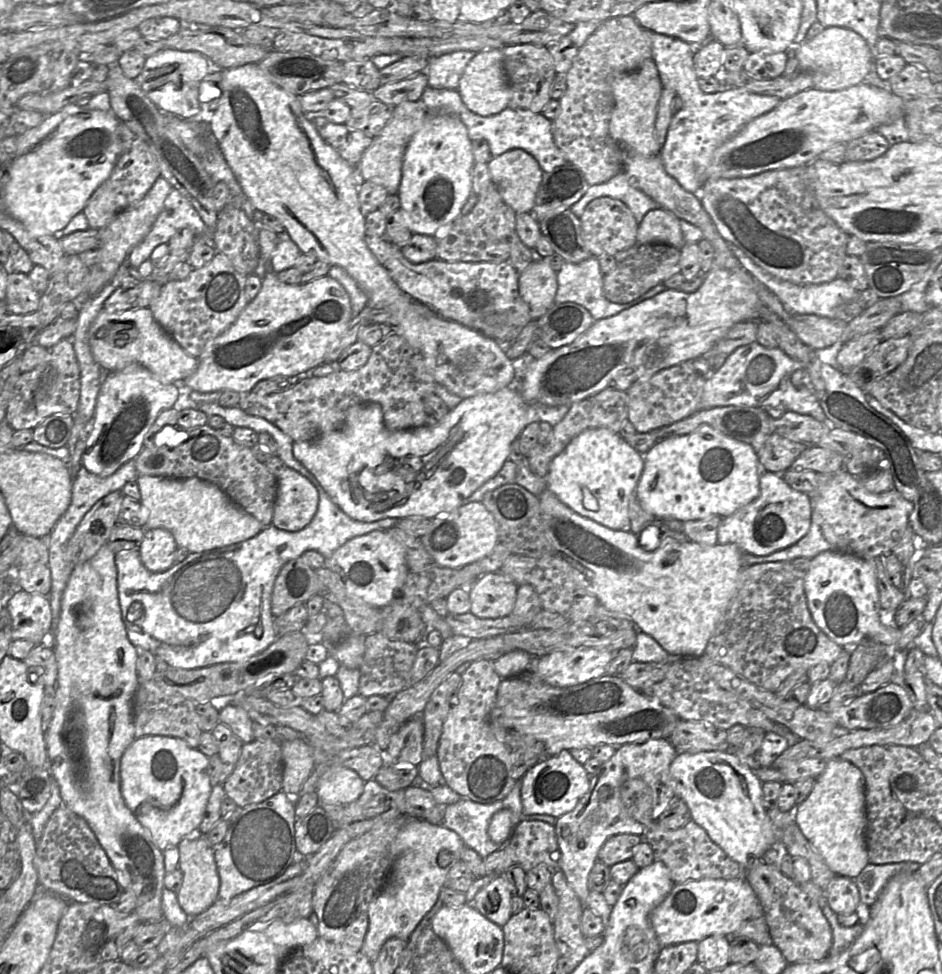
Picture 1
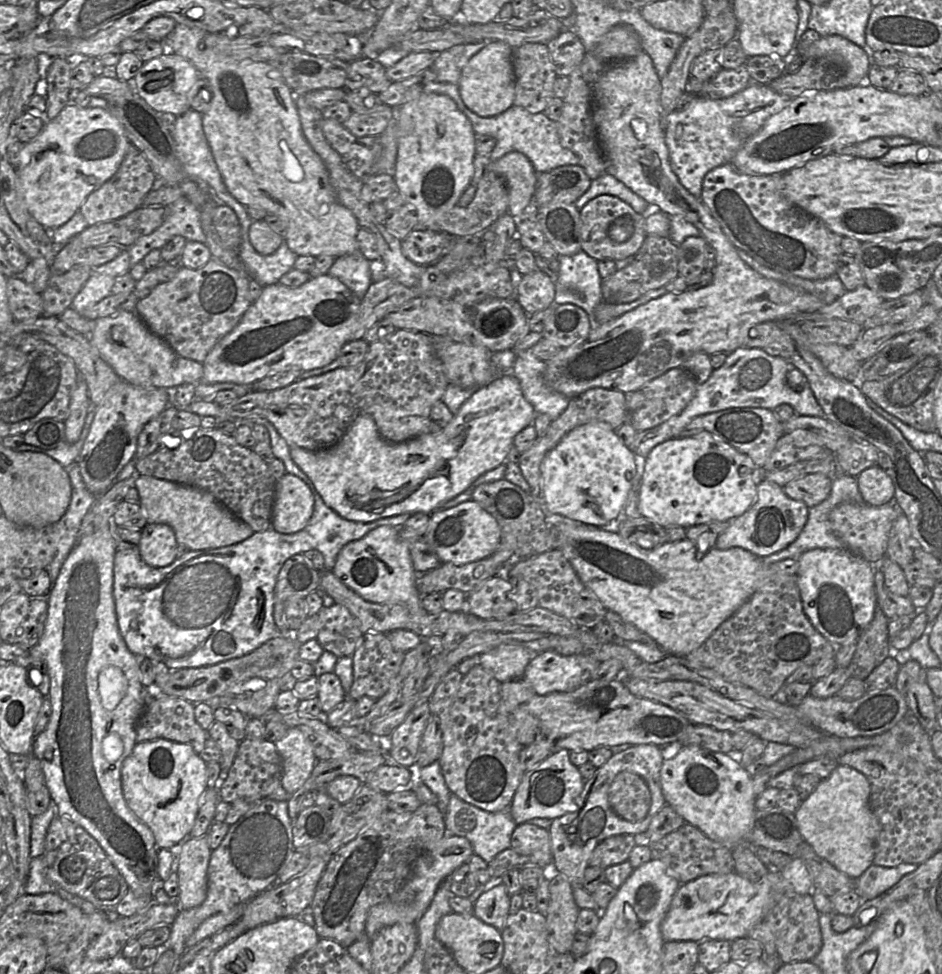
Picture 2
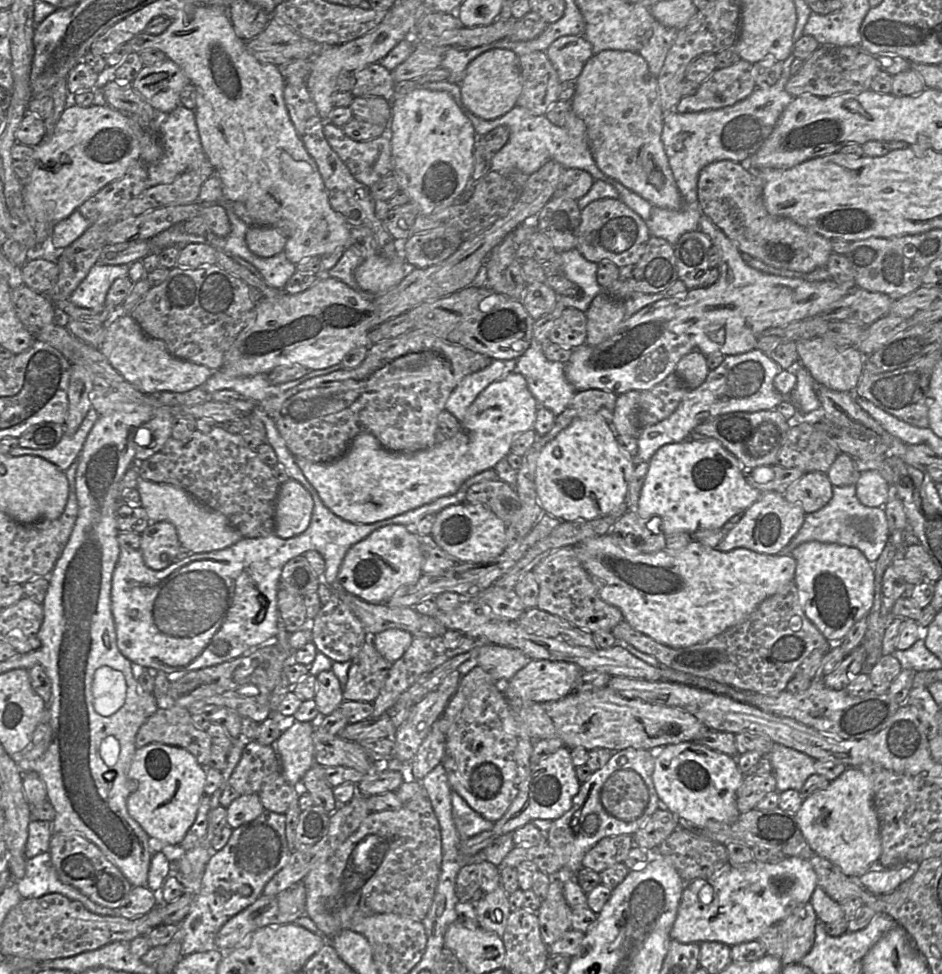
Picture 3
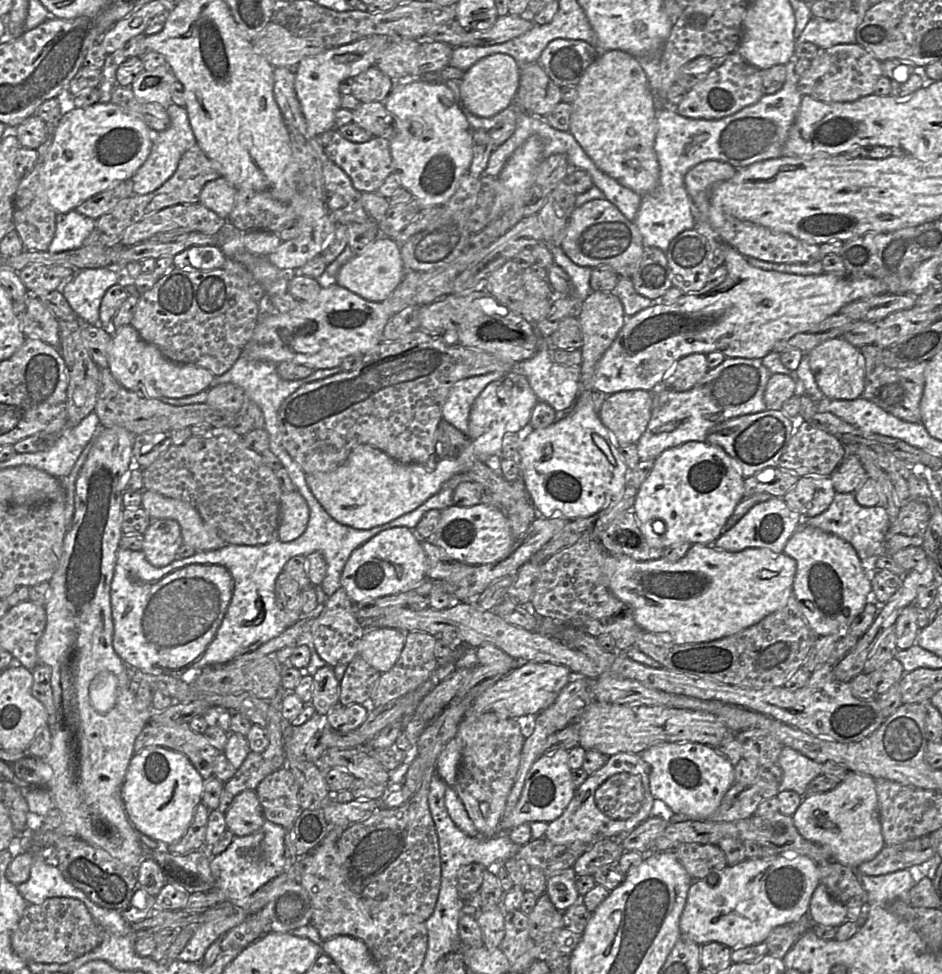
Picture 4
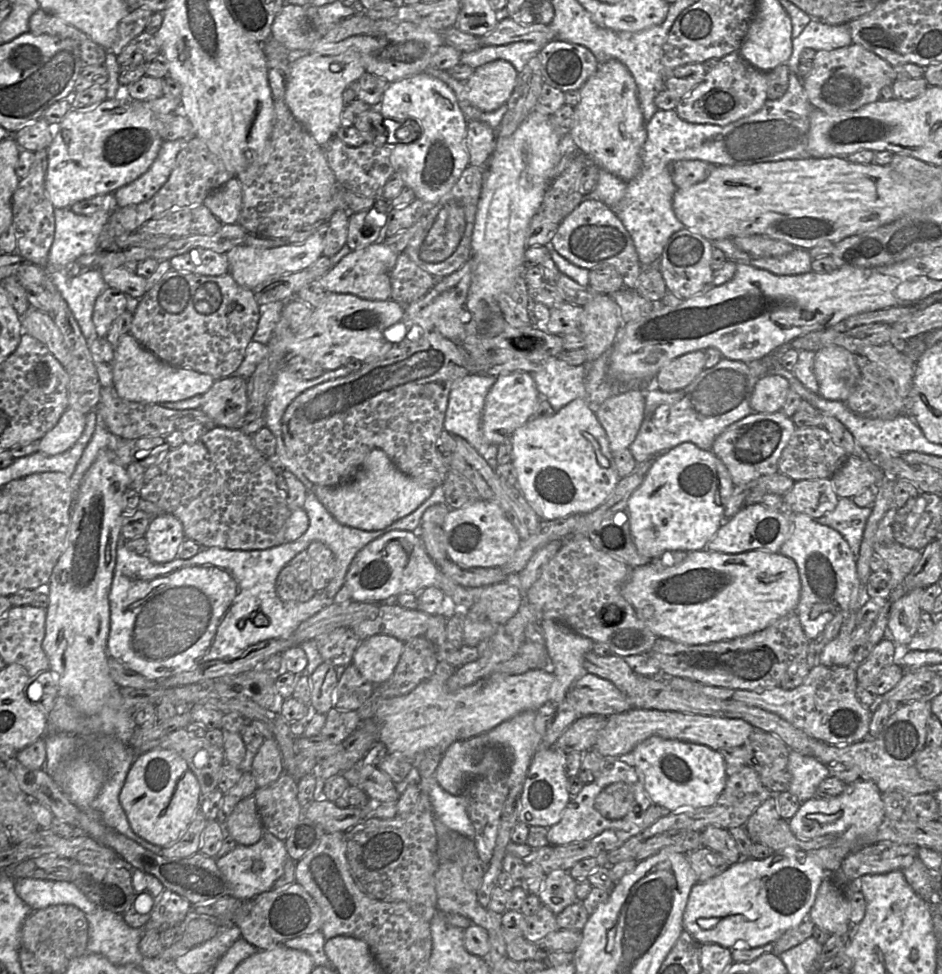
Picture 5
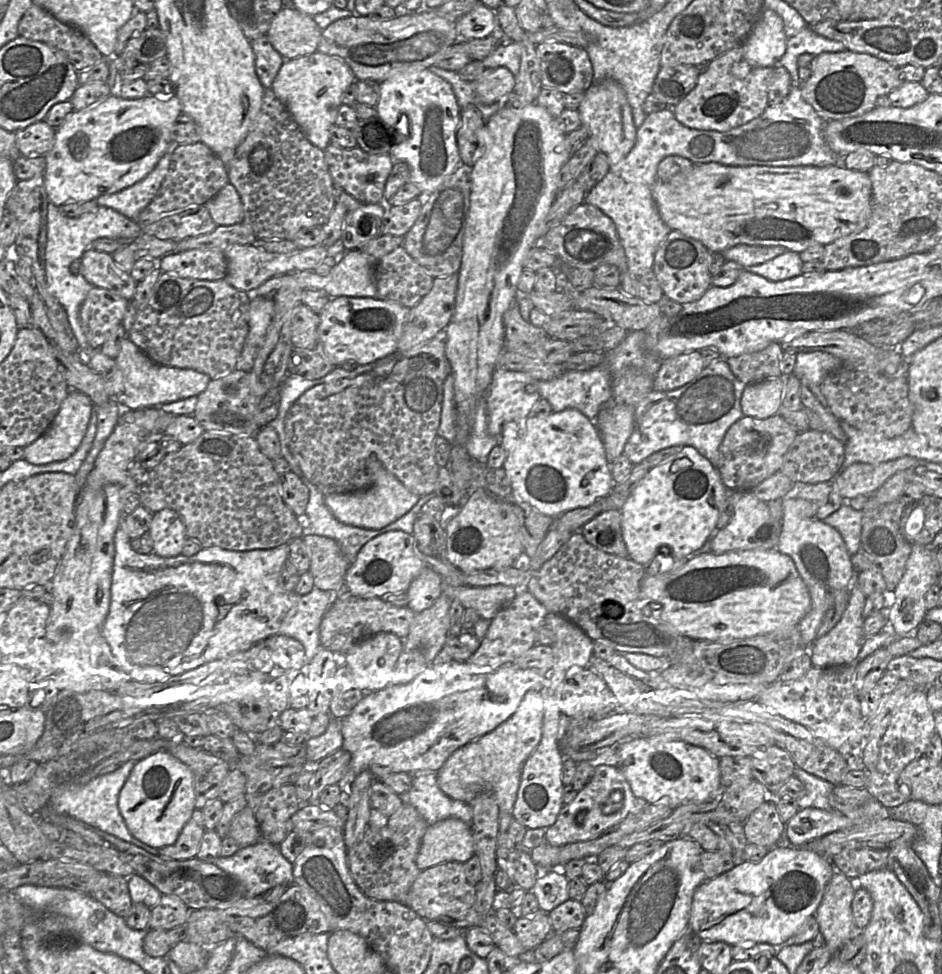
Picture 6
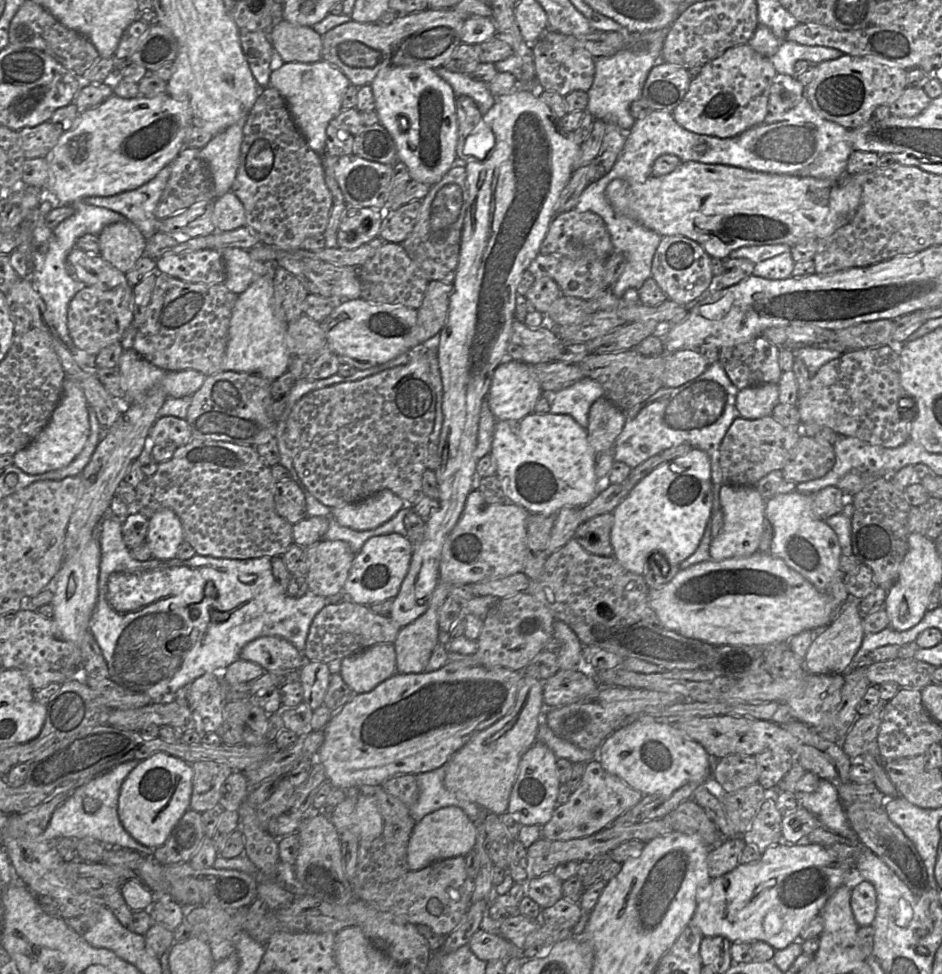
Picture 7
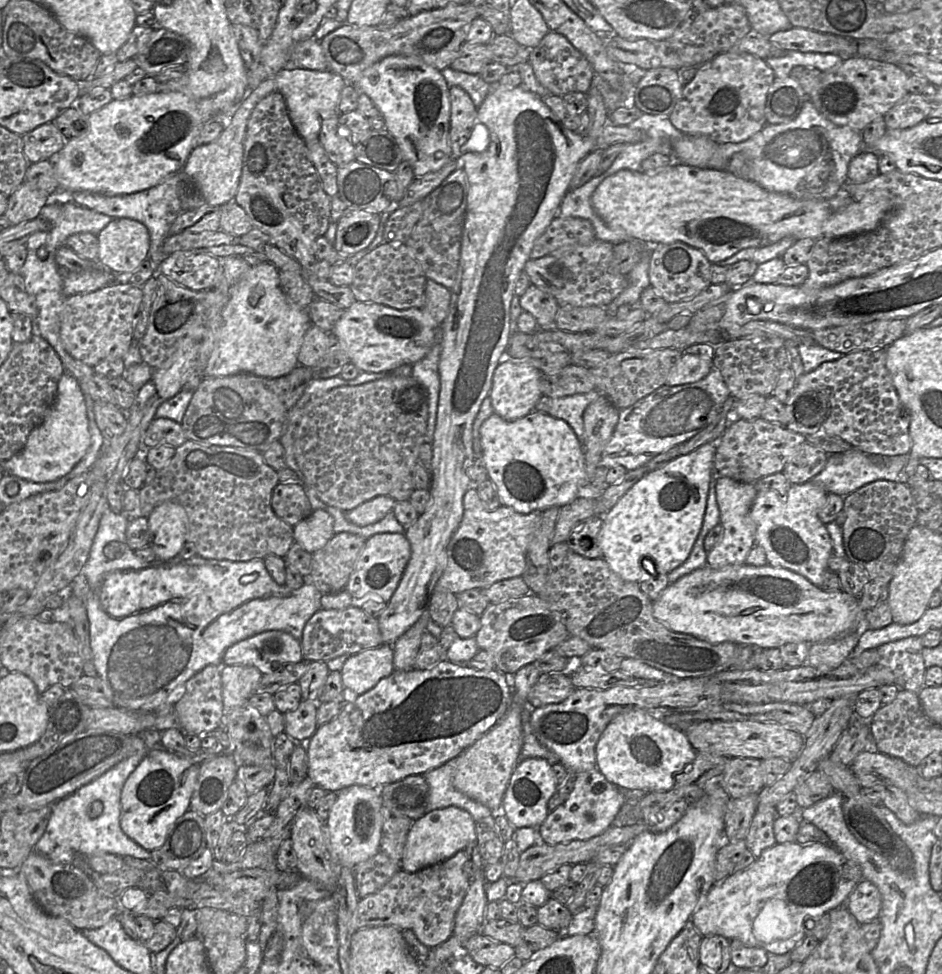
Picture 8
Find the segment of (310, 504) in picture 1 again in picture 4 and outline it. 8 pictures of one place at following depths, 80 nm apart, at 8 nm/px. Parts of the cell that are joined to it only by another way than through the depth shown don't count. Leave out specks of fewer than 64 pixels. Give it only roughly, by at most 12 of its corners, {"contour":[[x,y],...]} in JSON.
{"contour":[[298,492],[282,493],[278,539],[307,529],[310,510]]}

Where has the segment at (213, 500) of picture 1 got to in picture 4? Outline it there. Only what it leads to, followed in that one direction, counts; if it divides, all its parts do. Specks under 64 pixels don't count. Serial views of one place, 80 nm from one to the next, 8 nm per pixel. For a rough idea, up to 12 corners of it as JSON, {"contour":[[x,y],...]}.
{"contour":[[143,490],[151,521],[175,520],[197,552],[230,545],[187,502]]}

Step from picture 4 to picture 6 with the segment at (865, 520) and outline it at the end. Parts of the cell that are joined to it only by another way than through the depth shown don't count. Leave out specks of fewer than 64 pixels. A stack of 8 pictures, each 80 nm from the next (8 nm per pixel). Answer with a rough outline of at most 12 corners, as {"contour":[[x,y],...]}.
{"contour":[[845,502],[822,520],[840,533],[849,555],[860,550],[862,510]]}

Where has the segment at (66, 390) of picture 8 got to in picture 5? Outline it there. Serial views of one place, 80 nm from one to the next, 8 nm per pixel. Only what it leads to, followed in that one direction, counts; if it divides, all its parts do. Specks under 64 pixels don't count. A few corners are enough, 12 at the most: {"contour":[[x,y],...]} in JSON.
{"contour":[[67,408],[38,441],[38,452],[65,452],[80,438],[86,415]]}

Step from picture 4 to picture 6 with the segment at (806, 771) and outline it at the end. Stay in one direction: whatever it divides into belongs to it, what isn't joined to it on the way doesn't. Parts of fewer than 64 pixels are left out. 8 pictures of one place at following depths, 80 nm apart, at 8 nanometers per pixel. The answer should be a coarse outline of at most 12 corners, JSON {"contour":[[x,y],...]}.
{"contour":[[795,766],[804,790],[799,808],[833,810],[829,794],[834,785]]}

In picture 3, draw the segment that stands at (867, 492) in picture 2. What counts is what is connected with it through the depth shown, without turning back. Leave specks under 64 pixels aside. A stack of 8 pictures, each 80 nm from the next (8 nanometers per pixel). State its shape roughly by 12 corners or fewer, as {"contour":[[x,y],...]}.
{"contour":[[863,471],[855,484],[865,506],[884,507],[889,486],[877,471]]}

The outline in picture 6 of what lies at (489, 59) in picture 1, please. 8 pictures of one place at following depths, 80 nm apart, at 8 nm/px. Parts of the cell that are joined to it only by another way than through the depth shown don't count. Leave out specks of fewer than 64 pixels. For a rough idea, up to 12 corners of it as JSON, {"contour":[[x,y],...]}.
{"contour":[[505,67],[486,68],[474,82],[479,102],[505,100],[516,77]]}

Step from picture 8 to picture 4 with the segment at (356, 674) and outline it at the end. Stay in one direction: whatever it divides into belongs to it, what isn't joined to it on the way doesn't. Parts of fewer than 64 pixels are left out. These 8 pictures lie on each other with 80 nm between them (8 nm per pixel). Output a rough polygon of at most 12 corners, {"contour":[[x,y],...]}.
{"contour":[[365,627],[358,655],[381,674],[399,659],[407,633]]}

